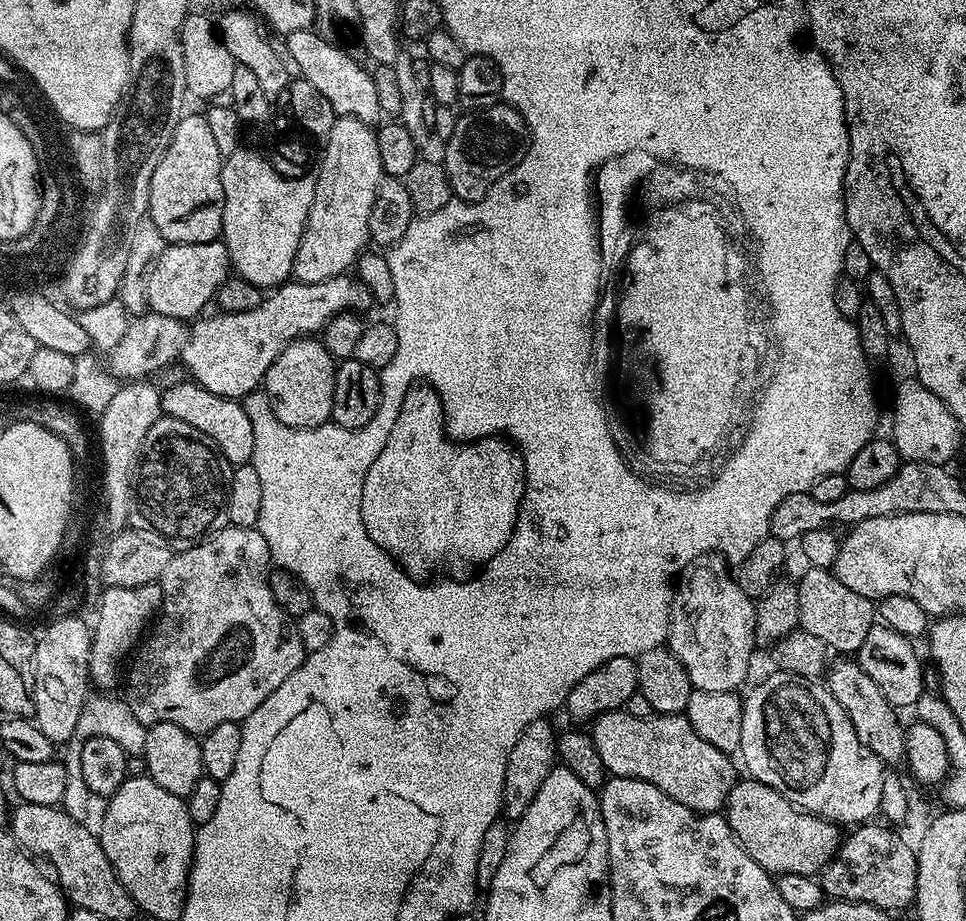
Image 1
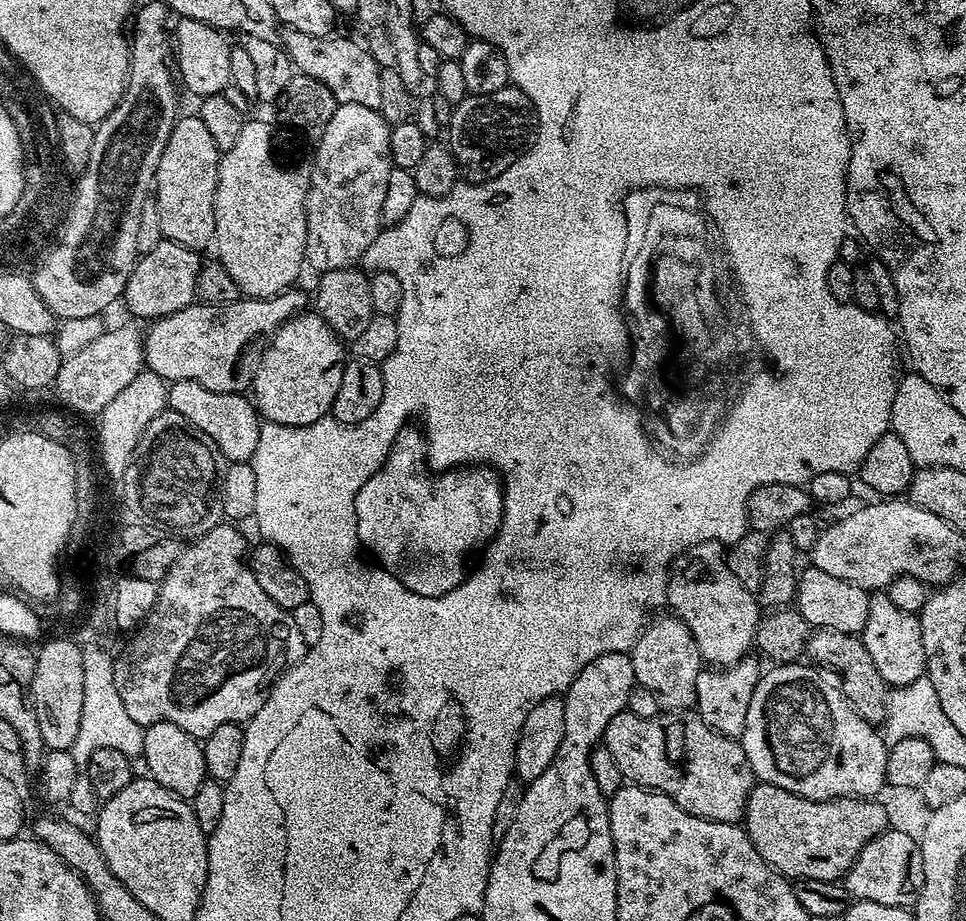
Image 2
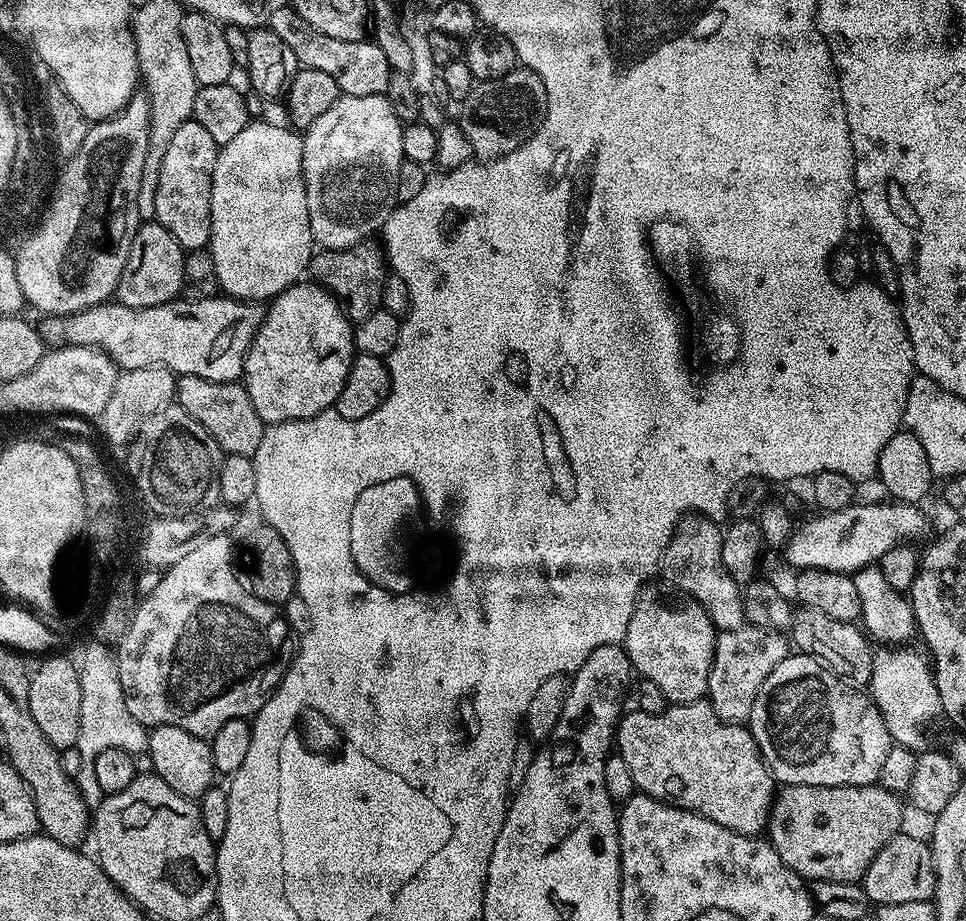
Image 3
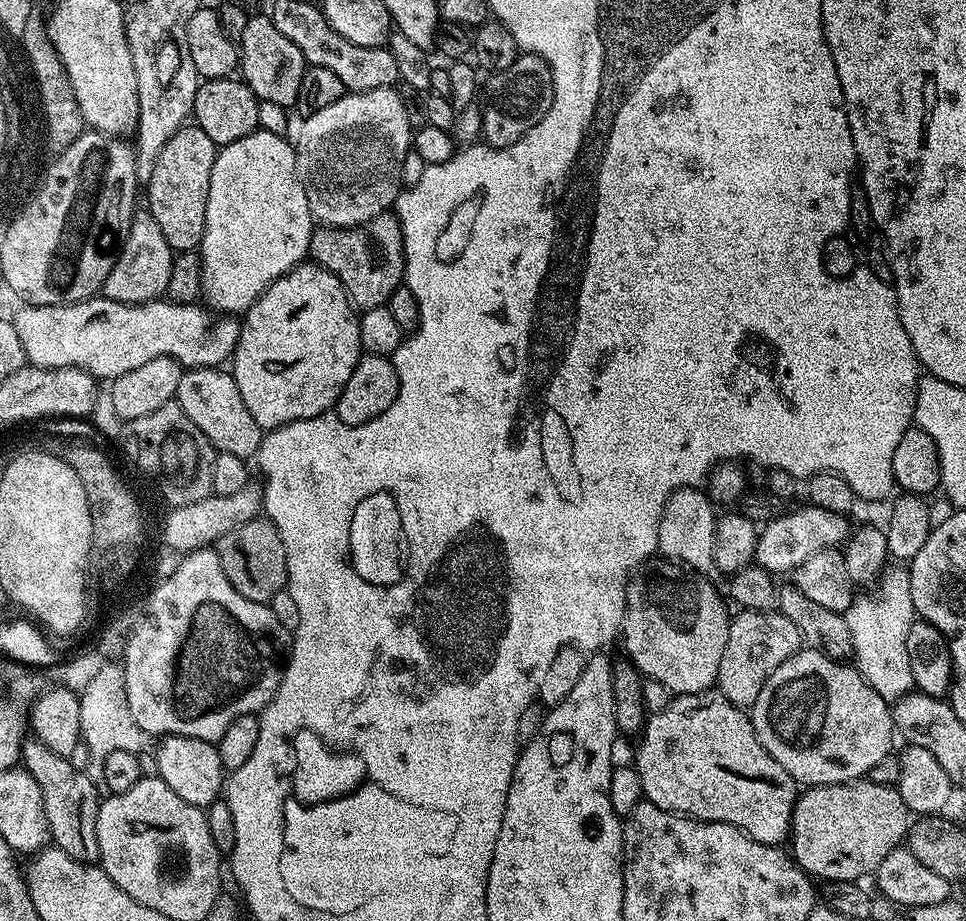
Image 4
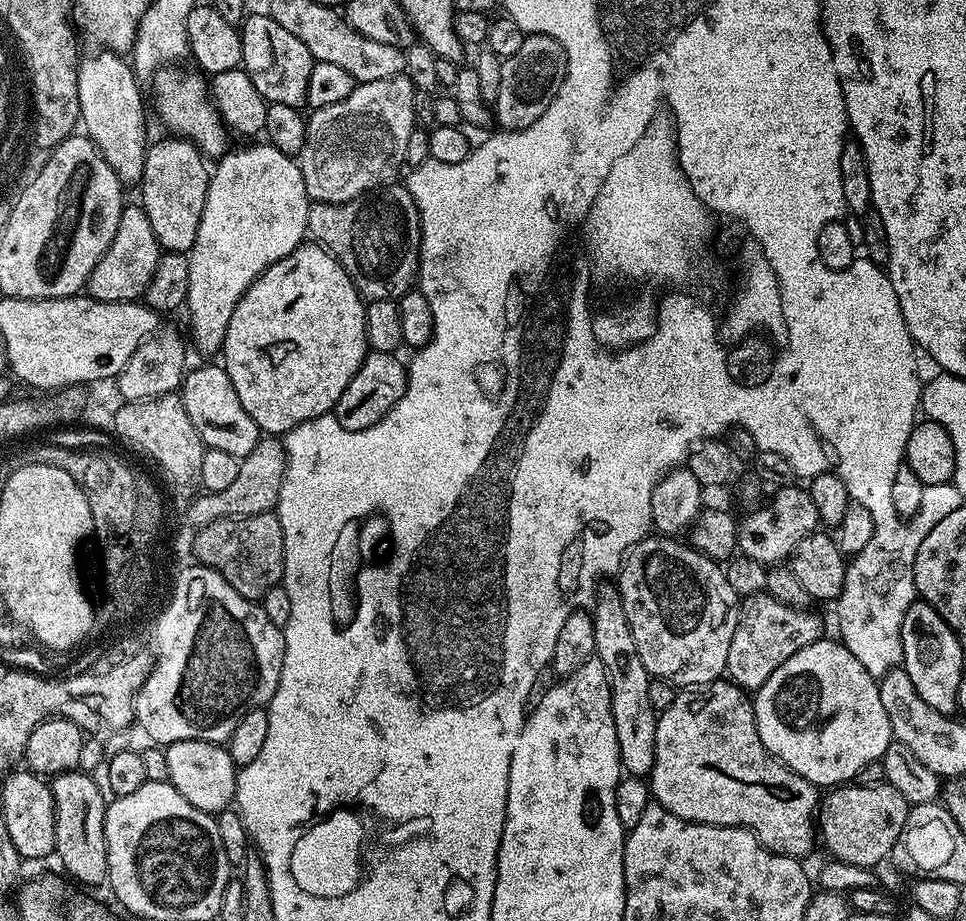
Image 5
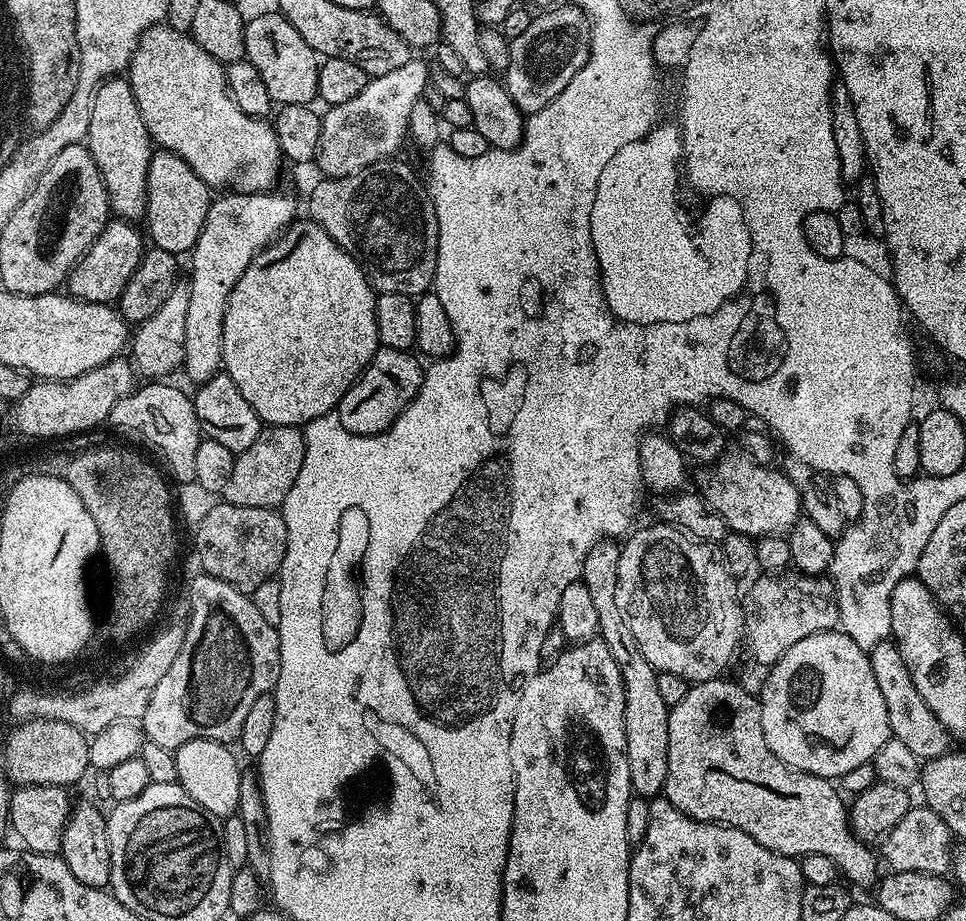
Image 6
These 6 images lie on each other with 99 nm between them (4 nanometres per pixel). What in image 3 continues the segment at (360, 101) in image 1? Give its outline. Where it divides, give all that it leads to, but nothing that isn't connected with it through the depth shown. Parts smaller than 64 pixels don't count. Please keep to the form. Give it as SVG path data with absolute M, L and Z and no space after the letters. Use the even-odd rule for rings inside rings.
M279 6L273 7L272 14L268 17L267 27L272 28L274 34L278 34L278 38L282 38L282 42L286 42L286 46L290 46L290 50L294 50L294 58L297 65L313 68L314 70L322 70L326 74L330 74L330 78L334 78L334 82L338 82L343 95L385 95L393 70L390 62L386 62L386 54L382 54L382 50L378 50L378 46L371 39L365 38L358 42L342 42L342 38L326 38L326 34L318 34L313 28L309 28L306 21L290 6L284 6L284 8L279 8Z

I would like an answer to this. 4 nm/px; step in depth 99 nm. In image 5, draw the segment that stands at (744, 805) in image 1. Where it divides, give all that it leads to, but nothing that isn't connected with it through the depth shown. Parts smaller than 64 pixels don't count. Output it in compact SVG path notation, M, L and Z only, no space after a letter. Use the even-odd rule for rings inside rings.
M852 782L847 786L833 787L818 805L822 832L828 835L828 848L832 851L829 853L842 862L875 869L876 864L883 860L885 863L891 857L894 842L898 842L898 834L902 834L902 826L906 826L909 807L906 798L886 782Z

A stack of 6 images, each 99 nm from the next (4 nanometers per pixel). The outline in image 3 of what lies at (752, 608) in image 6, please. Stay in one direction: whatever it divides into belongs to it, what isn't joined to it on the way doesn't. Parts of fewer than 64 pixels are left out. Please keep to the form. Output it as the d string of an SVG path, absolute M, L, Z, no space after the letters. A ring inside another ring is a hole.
M749 624L730 632L720 632L716 637L716 653L712 659L707 695L718 718L730 724L746 722L762 683L770 676L771 670L789 654L790 644L783 633Z

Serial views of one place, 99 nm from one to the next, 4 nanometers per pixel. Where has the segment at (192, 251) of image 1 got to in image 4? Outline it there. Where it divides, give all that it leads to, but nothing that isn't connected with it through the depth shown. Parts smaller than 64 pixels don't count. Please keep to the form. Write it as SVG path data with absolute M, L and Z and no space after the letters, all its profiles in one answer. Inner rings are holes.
M138 210L132 215L130 234L116 255L114 270L106 278L102 289L103 299L113 300L119 304L145 304L151 300L161 299L170 286L173 250L170 242L162 235L158 222L154 222L152 213Z

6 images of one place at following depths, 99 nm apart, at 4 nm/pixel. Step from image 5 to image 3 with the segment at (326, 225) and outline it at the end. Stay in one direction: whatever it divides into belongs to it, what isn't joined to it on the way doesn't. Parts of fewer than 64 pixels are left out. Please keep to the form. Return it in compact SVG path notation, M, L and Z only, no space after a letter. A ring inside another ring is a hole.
M372 242L355 244L341 252L317 251L308 264L308 272L315 283L328 289L336 297L349 321L365 320L371 312L380 307L386 275L386 257Z

